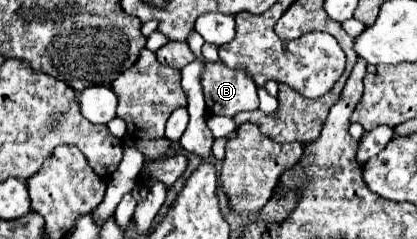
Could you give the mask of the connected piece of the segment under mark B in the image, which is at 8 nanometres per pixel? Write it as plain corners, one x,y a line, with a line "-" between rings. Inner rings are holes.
220,61
206,63
202,87
206,107
214,115
234,117
240,111
258,109
258,93
254,81
244,71
228,69

